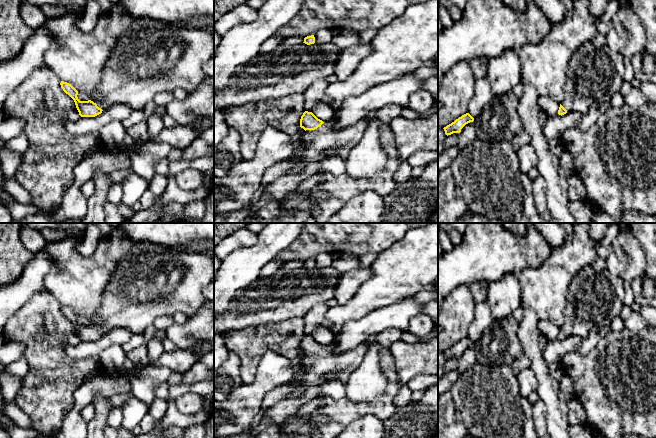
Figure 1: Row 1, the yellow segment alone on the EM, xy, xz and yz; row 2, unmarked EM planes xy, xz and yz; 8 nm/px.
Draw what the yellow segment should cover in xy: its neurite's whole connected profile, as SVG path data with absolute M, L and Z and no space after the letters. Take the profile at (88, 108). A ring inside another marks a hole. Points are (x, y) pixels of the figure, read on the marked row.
M133 18L121 33L102 71L98 87L103 98L80 101L78 91L61 81L63 91L75 102L81 117L95 117L111 105L124 104L132 110L143 109L158 93L184 90L194 92L205 79L203 65L214 56L214 36L206 29L189 29L180 24L150 18Z

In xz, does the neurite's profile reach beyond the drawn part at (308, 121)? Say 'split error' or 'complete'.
split error

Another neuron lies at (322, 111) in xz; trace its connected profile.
M320 101L311 112L323 122L331 121L335 113L334 110L323 101Z

